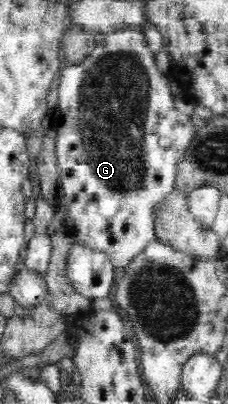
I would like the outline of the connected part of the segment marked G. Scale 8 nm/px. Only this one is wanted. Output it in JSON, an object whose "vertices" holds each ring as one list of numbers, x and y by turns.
{"vertices":[[129,27,107,33,103,45,95,47,94,51,87,55,81,63,64,63,59,77,58,98,59,106,54,111,56,154,60,169,60,195,64,195,64,201,68,203,66,209,68,209,69,216,64,228,72,237,80,239,85,245,104,252,114,266,123,267,131,261,131,258,136,257,137,253,148,247,147,243,155,237,155,232,153,232,155,205,167,193,171,193,173,187,176,187,177,165,195,135,196,126,191,123,189,117,177,111,168,80,164,73,157,69,155,56,150,51,141,28]]}

